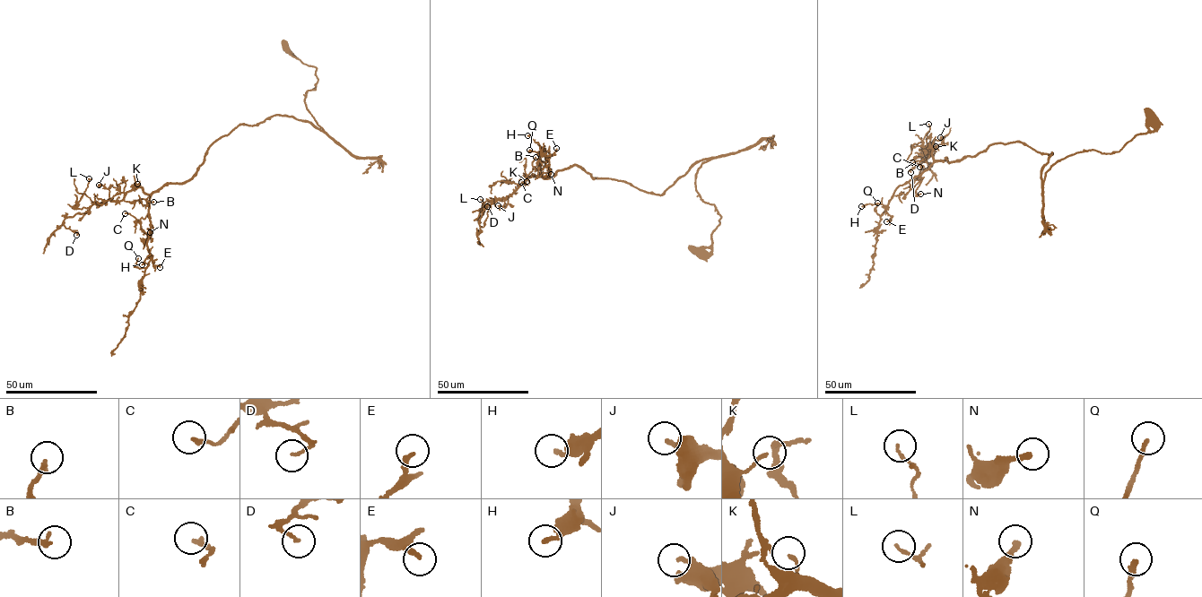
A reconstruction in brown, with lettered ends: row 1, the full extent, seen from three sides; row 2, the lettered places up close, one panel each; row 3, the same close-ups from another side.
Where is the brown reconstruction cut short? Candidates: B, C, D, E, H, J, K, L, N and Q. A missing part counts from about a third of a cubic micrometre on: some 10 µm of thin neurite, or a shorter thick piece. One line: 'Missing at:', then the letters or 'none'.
Missing at: B, Q

